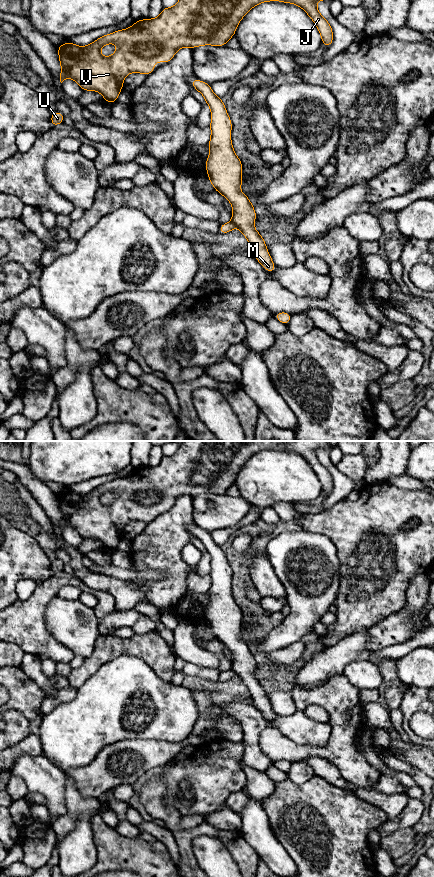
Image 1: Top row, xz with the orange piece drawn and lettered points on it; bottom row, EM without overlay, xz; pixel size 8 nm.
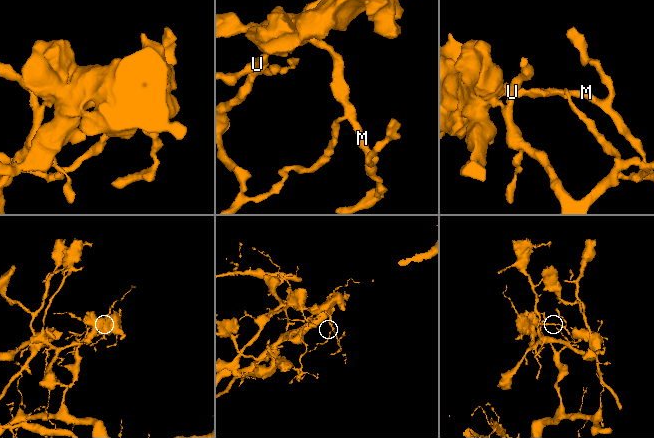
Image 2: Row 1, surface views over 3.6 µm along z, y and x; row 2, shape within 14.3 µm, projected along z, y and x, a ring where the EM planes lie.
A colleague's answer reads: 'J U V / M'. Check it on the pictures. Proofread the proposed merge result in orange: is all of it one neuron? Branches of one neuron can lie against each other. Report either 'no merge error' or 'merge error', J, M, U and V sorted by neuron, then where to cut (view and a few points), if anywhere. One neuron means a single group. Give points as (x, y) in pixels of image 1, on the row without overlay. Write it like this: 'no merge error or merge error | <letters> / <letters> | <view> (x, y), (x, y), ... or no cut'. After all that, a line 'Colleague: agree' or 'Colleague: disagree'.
merge error | J M V / U | xz (231, 669), (236, 674)
Colleague: disagree

